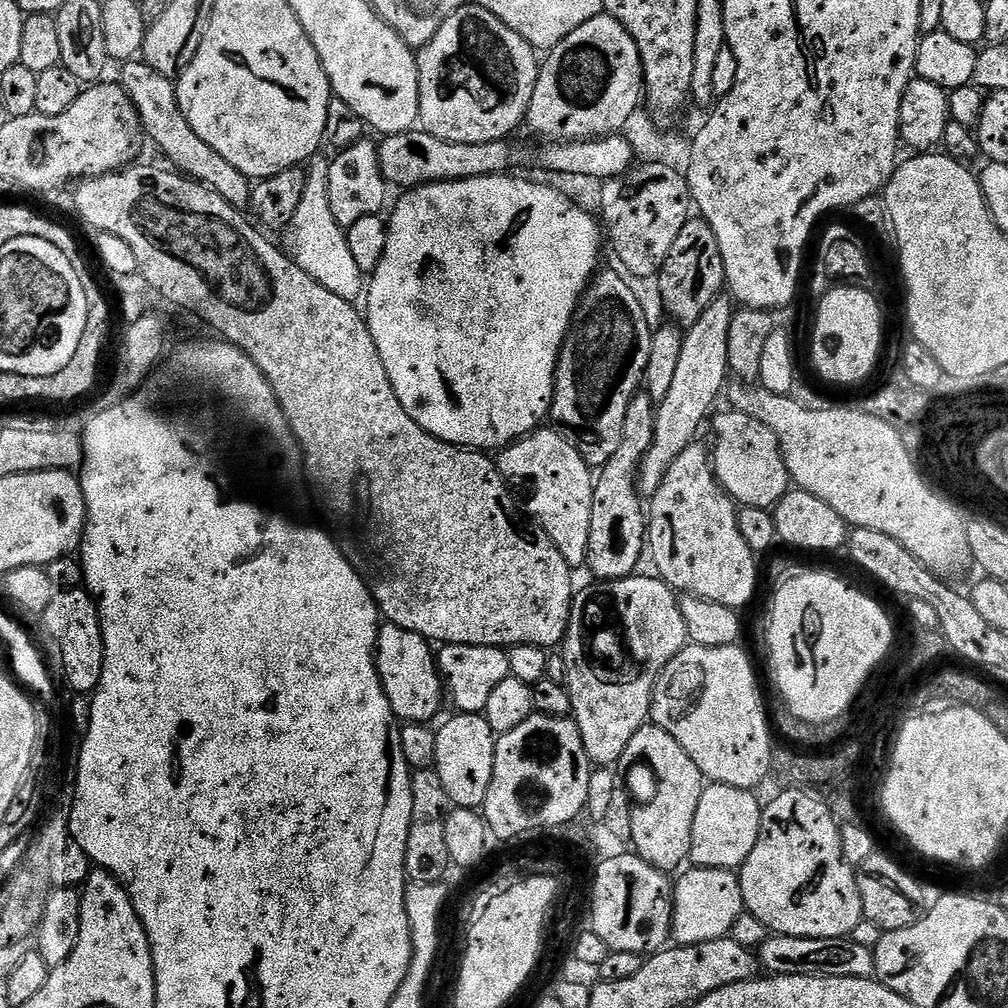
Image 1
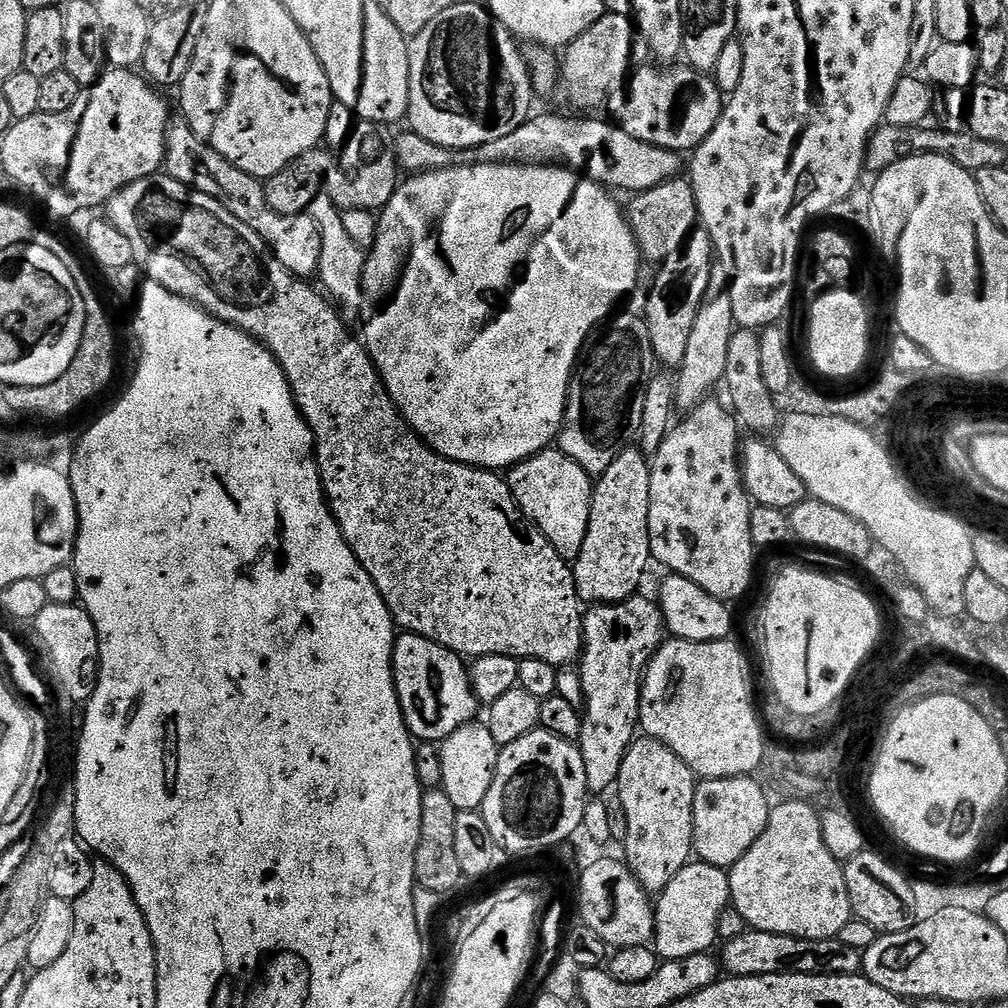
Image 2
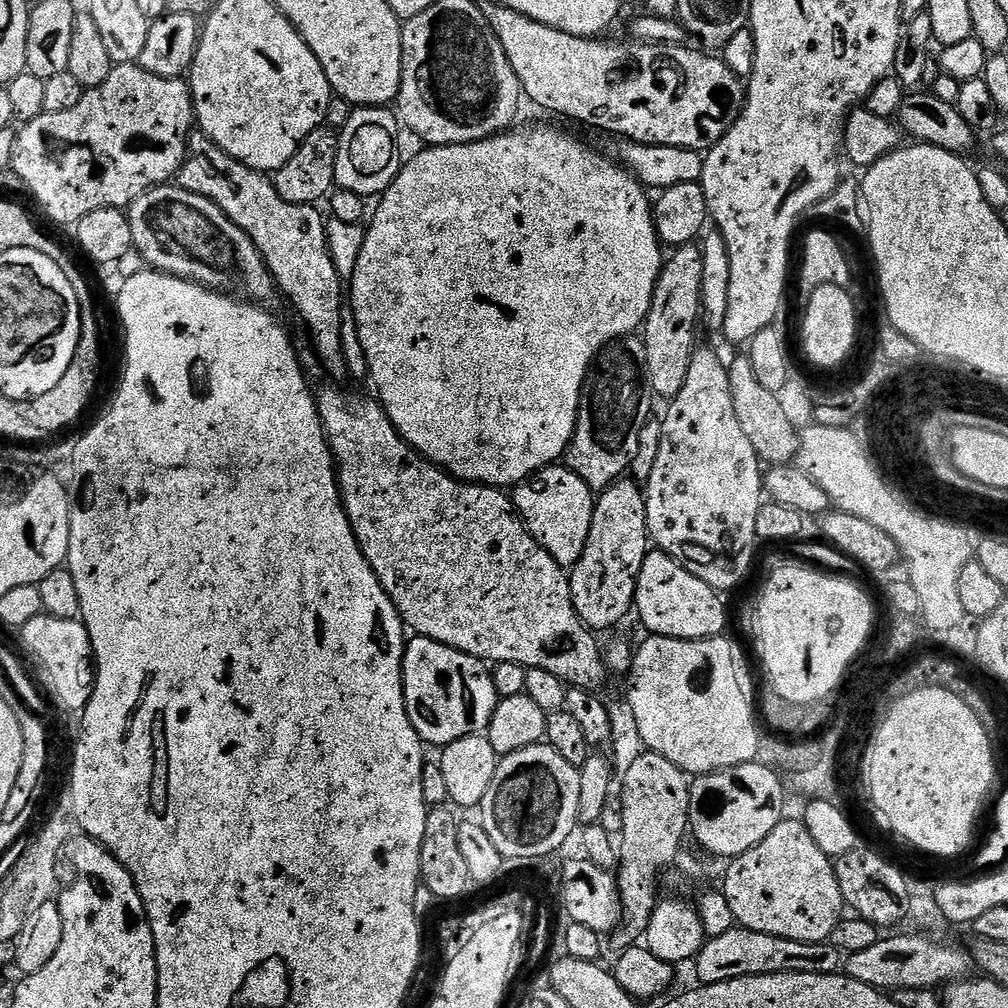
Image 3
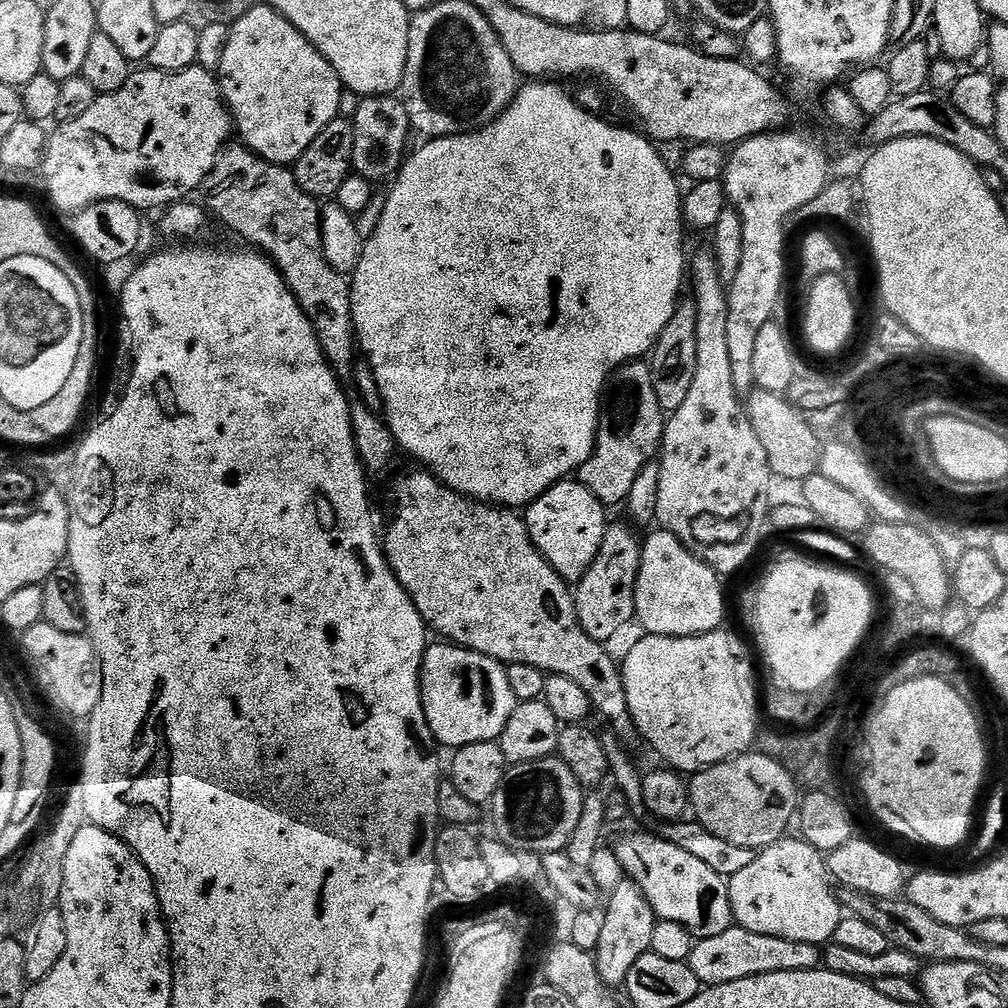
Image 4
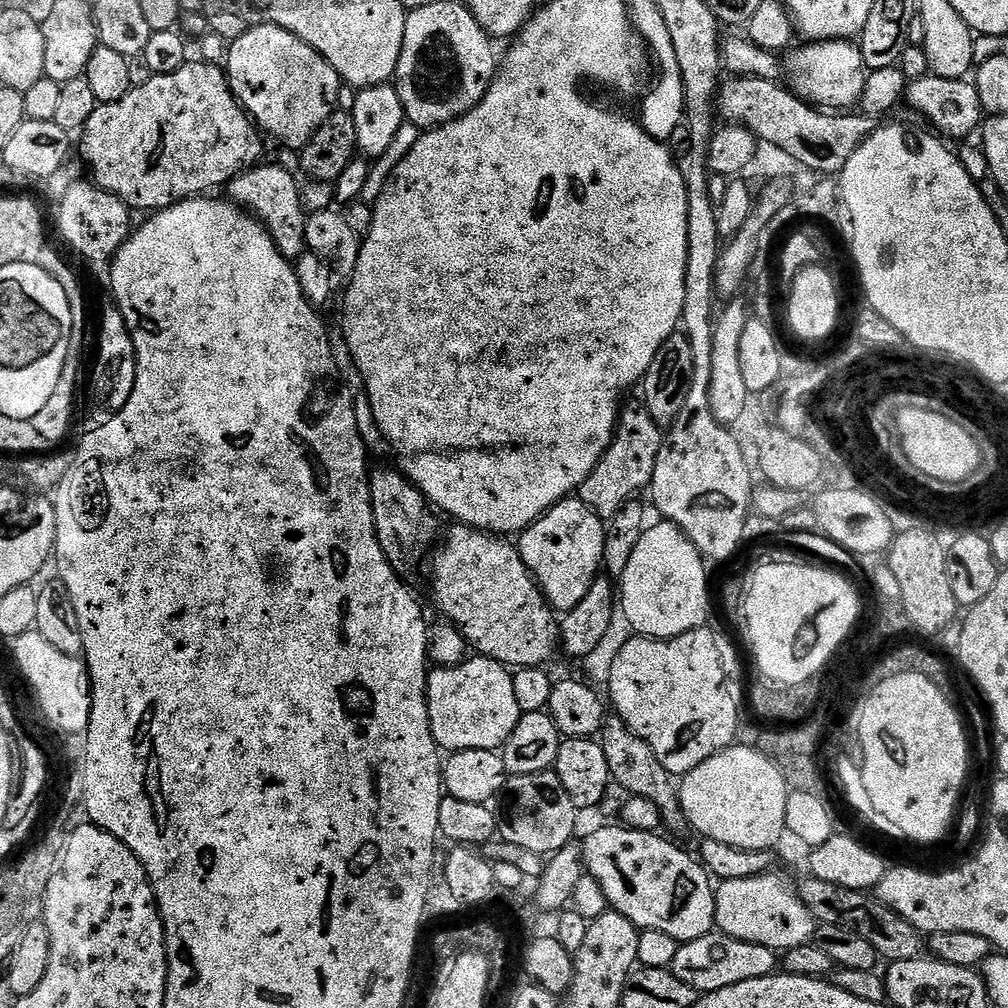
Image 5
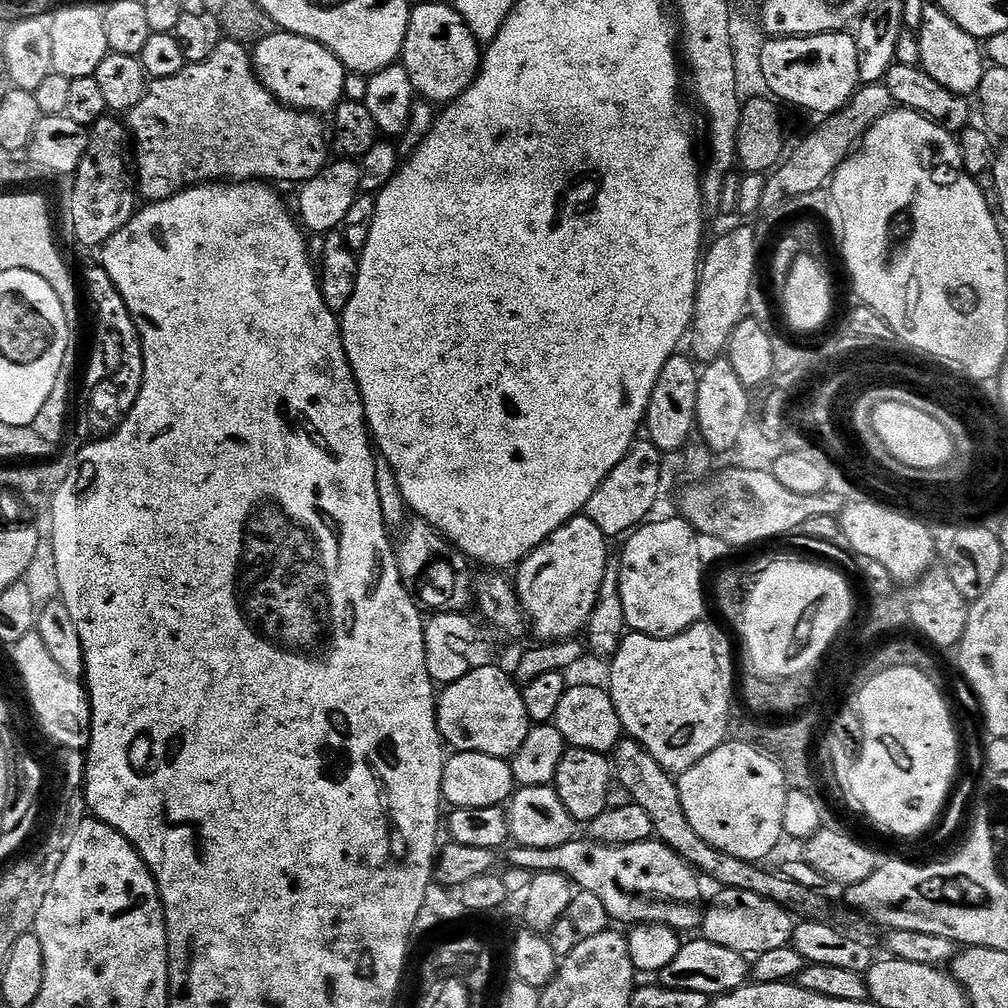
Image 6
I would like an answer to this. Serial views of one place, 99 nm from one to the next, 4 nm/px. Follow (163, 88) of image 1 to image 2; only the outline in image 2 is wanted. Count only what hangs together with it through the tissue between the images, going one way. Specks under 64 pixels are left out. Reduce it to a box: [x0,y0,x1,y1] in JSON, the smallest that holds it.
[163,118,322,278]

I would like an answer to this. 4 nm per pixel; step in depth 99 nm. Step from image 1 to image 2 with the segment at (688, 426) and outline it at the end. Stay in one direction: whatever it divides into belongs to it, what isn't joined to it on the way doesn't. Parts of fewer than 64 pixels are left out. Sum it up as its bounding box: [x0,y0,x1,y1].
[675,263,737,410]

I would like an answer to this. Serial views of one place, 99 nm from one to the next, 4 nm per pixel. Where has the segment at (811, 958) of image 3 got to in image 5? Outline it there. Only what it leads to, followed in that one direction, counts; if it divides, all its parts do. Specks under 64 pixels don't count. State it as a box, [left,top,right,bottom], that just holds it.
[670,934,778,994]

